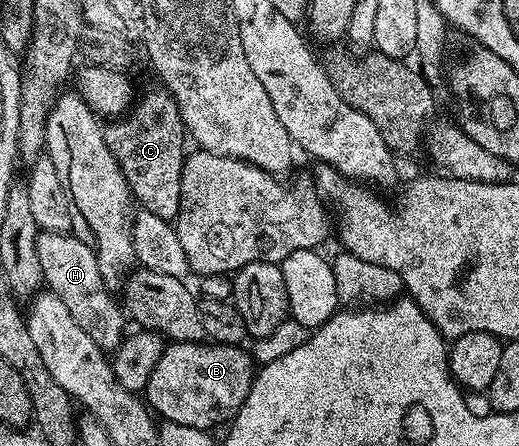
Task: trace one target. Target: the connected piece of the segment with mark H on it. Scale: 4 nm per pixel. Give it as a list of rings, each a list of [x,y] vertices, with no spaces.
[[[41,231],[36,237],[38,244],[38,258],[41,261],[44,283],[47,289],[58,295],[62,304],[66,304],[70,316],[78,320],[82,332],[98,344],[98,348],[105,352],[115,352],[126,337],[124,320],[126,310],[118,301],[115,293],[102,280],[101,269],[98,268],[96,254],[91,246],[80,241],[71,233],[46,233]]]

